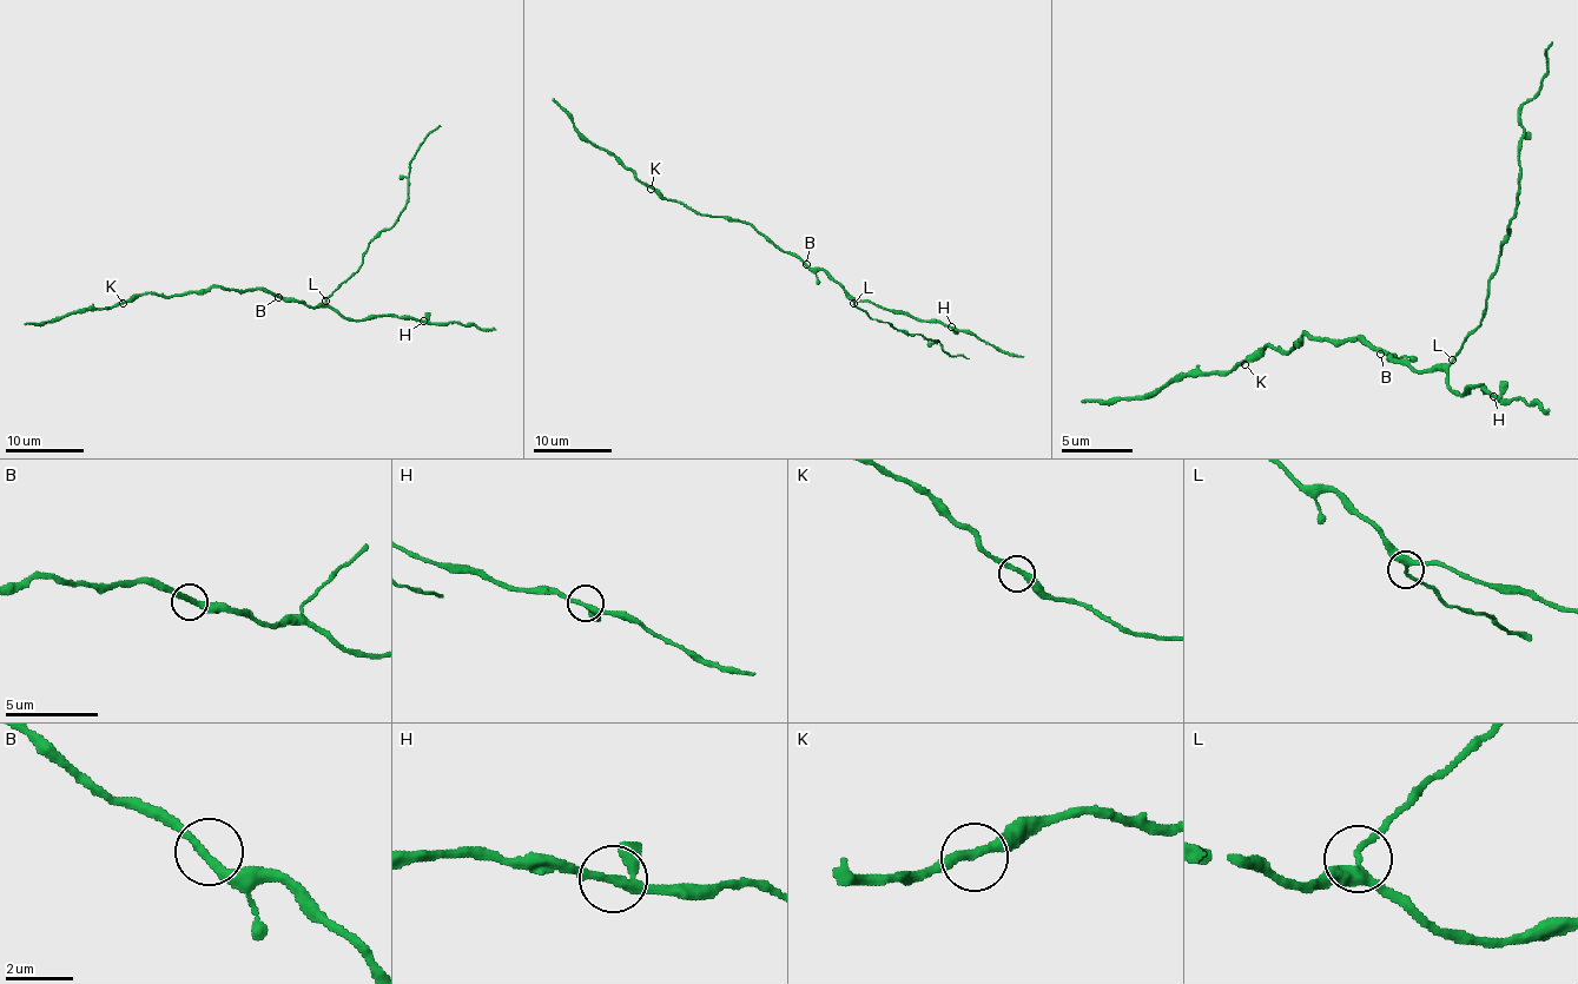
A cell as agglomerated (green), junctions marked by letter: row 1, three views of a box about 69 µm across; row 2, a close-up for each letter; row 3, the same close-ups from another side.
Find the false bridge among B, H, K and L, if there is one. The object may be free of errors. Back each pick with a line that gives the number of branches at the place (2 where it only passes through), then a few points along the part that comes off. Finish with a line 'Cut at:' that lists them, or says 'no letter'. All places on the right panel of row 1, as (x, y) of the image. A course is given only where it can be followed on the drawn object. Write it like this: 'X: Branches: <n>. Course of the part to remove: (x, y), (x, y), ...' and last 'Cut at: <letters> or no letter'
Cut at: no letter

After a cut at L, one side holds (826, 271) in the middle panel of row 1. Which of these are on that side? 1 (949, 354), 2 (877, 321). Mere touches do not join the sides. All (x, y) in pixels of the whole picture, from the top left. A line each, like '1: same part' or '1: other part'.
1: other part
2: other part

